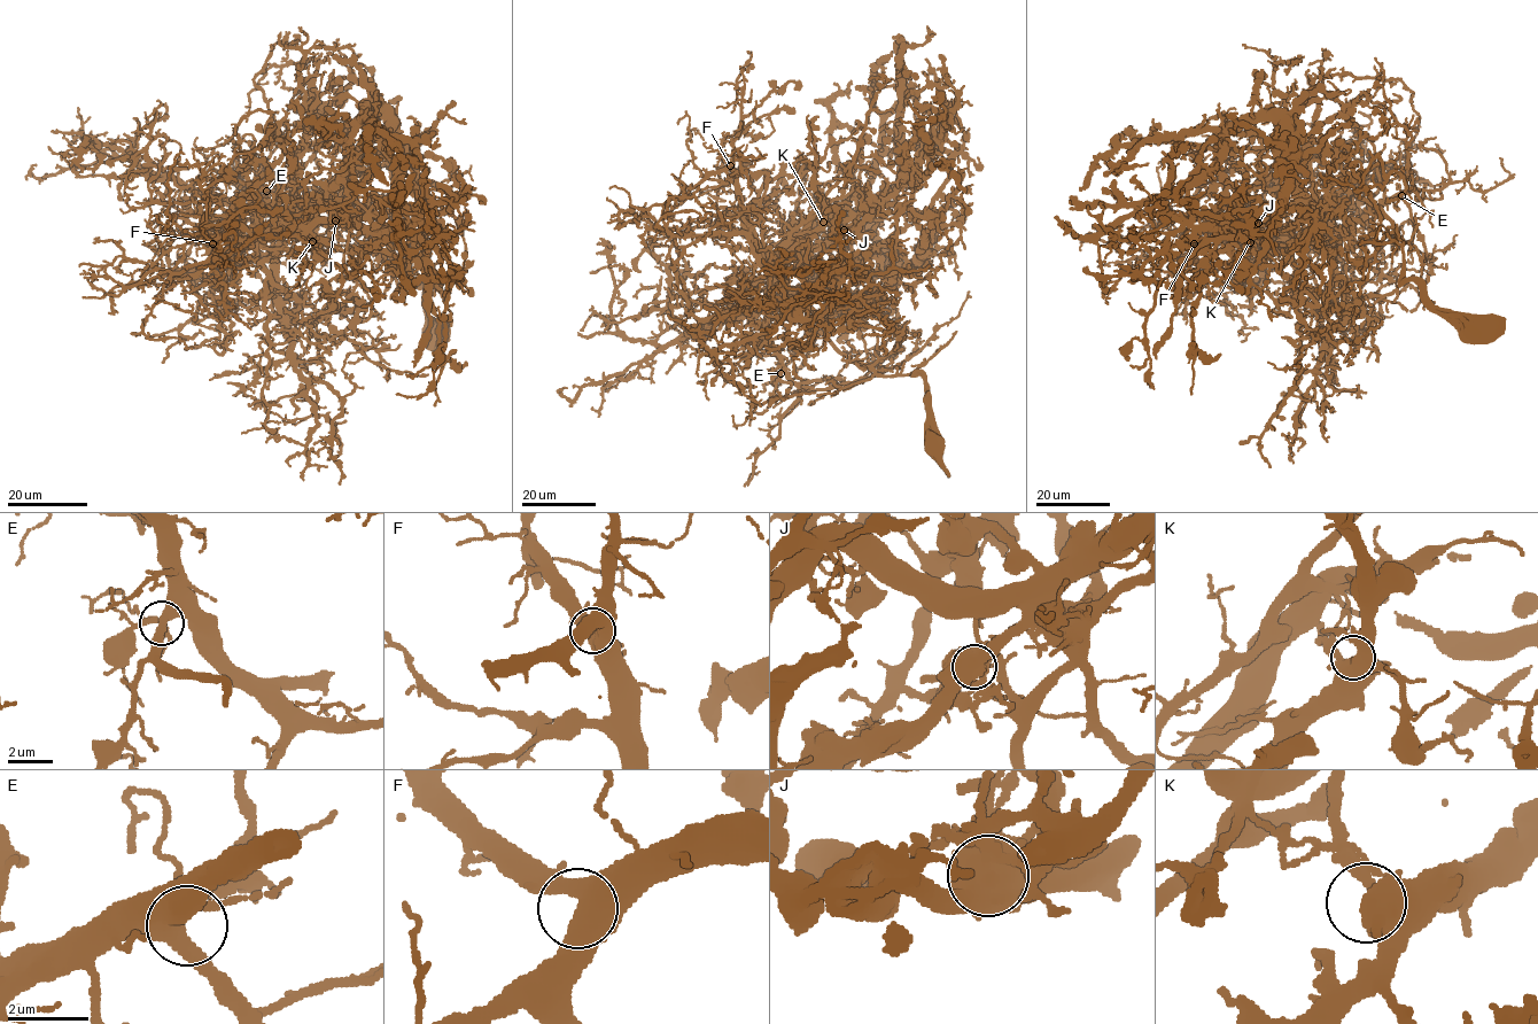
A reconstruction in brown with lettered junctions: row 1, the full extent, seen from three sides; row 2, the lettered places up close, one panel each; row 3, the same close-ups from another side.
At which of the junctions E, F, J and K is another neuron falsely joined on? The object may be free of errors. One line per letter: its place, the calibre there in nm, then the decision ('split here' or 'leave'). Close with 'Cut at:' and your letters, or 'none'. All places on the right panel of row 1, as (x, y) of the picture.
E: at (1401, 195); 380 nm thick; leave
F: at (1194, 243); 500 nm thick; leave
J: at (1258, 223); 750 nm thick; split here
K: at (1250, 242); 440 nm thick; leave
Cut at: J

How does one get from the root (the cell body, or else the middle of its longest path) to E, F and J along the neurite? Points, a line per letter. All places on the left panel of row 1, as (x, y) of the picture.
E: (435, 335), (427, 285), (411, 274), (403, 243), (373, 241), (296, 187), (253, 217), (266, 191)
F: (435, 335), (411, 251), (373, 241), (296, 187), (279, 191), (249, 239), (212, 243)
J: (435, 335), (427, 285), (411, 274), (403, 243), (373, 241), (281, 183), (303, 215), (335, 220)

